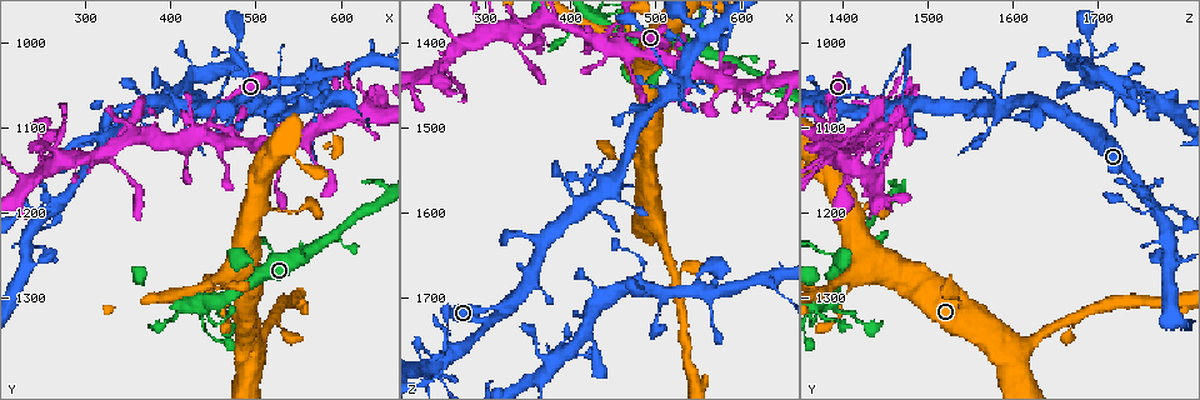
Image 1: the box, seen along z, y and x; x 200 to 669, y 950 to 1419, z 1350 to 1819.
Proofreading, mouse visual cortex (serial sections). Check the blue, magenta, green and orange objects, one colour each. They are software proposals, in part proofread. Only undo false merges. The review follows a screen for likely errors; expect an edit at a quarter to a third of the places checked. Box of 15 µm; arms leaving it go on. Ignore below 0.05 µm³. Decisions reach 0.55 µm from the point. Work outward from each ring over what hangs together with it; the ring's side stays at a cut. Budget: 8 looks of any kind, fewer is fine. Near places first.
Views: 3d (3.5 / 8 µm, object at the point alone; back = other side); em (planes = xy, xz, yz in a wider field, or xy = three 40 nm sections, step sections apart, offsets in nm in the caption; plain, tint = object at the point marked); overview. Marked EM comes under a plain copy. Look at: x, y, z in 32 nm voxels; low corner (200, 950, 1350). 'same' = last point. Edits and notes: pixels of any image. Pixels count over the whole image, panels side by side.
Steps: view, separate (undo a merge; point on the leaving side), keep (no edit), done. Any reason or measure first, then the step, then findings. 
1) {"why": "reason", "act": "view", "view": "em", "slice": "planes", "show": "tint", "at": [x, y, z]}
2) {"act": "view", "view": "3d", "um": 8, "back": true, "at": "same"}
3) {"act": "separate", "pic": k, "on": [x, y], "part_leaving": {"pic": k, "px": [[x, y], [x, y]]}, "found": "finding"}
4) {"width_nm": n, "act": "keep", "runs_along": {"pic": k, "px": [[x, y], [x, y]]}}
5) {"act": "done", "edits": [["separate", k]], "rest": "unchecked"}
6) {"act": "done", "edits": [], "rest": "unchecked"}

{"why": "small branch off a trunk", "act": "view", "view": "3d", "um": 3.5, "at": [440, 1100, 1390]}

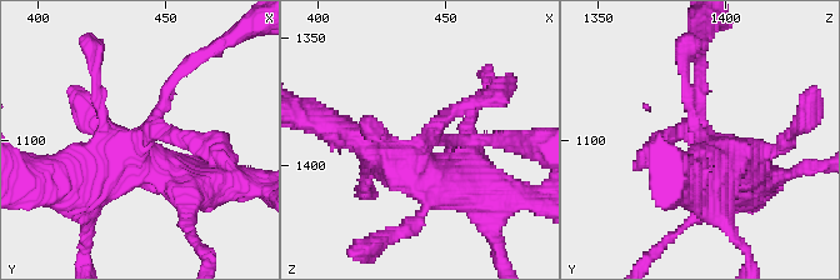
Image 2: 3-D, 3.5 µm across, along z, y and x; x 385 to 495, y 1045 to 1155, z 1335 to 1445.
{"why": "shape alone is not enough", "act": "view", "view": "em", "slice": "xy", "step": 2, "show": "tint", "at": [439, 1100, 1394]}

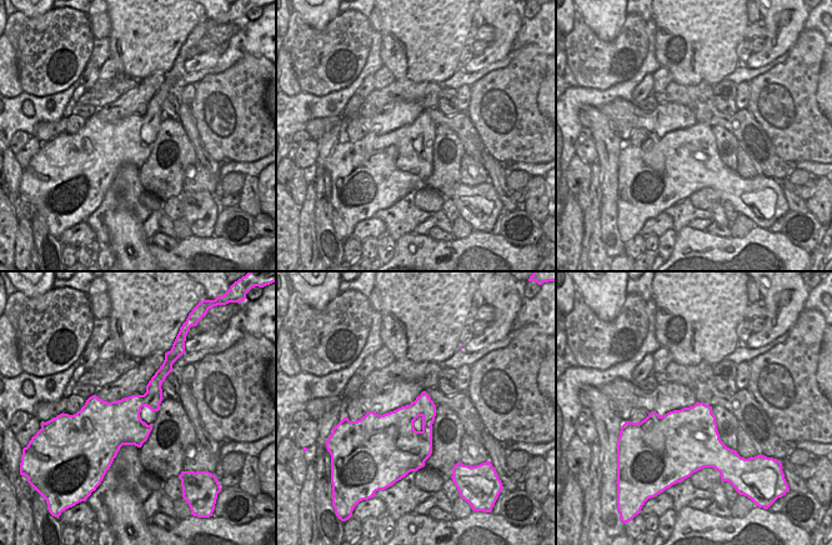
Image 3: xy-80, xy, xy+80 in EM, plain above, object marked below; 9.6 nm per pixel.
{"width_nm": 500, "act": "keep", "runs_along": {"pic": 2, "px": [[180, 73], [103, 173], [73, 173]]}, "found": "continuous, no second cell"}

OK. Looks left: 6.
{"why": "four or more arms meet", "act": "view", "view": "3d", "um": 3.5, "at": [325, 1135, 1390]}

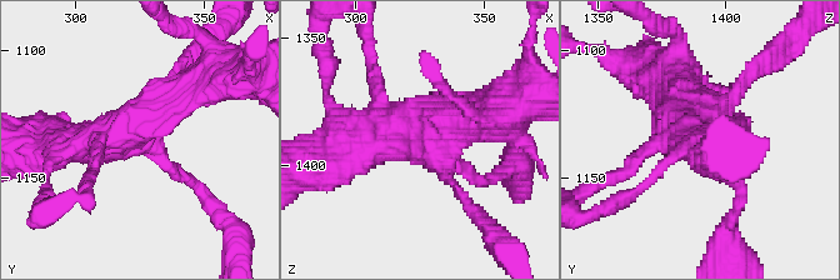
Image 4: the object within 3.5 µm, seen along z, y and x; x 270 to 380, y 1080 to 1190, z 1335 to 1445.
{"why": "shape alone is not enough", "act": "view", "view": "em", "slice": "xy", "step": 5, "show": "tint", "at": [323, 1131, 1391]}

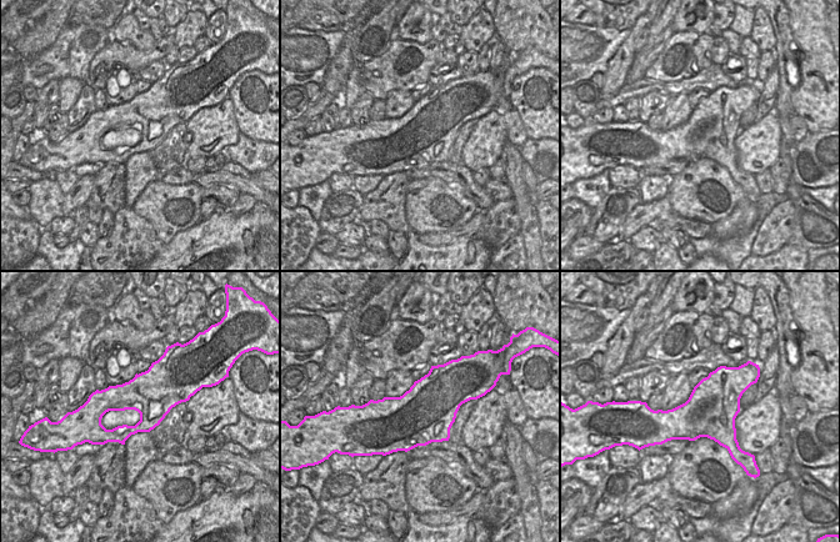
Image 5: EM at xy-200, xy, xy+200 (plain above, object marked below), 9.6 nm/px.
{"act": "view", "view": "em", "slice": "xy", "step": 1, "show": "tint", "at": "same"}

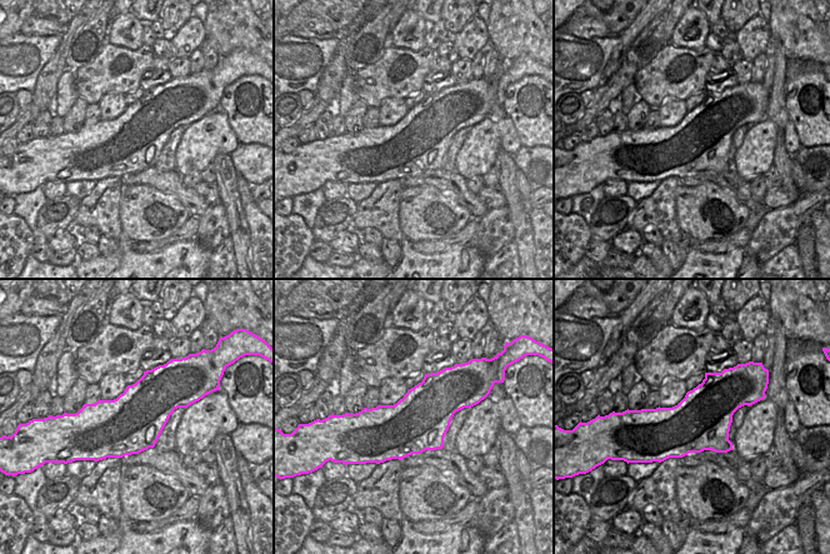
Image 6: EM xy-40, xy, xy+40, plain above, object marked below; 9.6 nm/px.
{"act": "keep", "runs_along": {"pic": 4, "px": [[201, 79], [114, 144], [55, 148]]}, "found": "one cell here"}

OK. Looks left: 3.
{"why": "four or more arms meet", "act": "view", "view": "3d", "um": 3.5, "at": [250, 1200, 1770]}

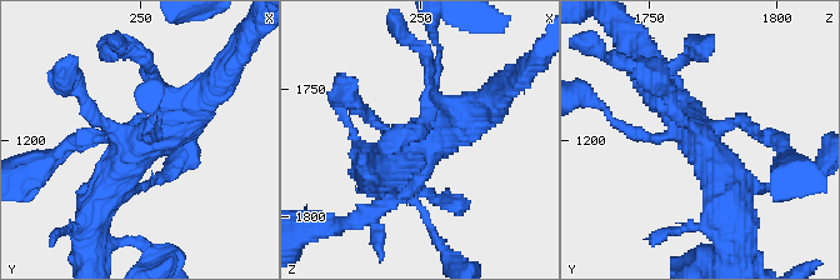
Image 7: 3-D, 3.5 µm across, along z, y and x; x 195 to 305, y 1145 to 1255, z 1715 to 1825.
{"why": "need the tissue", "act": "view", "view": "em", "slice": "xy", "step": 5, "show": "tint", "at": [254, 1200, 1770]}

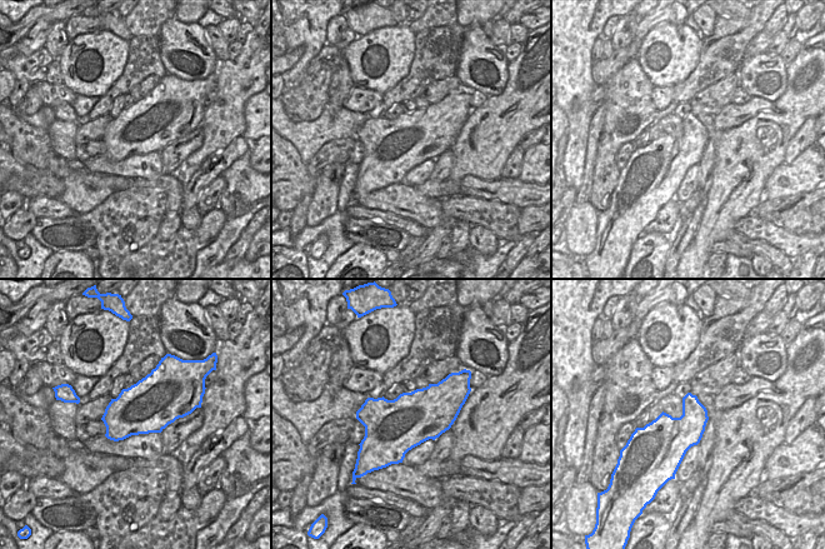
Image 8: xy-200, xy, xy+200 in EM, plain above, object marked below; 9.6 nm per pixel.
{"act": "keep", "runs_along": {"pic": 7, "px": [[209, 89], [98, 200]]}, "found": "all the same cell"}

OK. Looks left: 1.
{"act": "done", "edits": [], "rest": "unchecked"}

